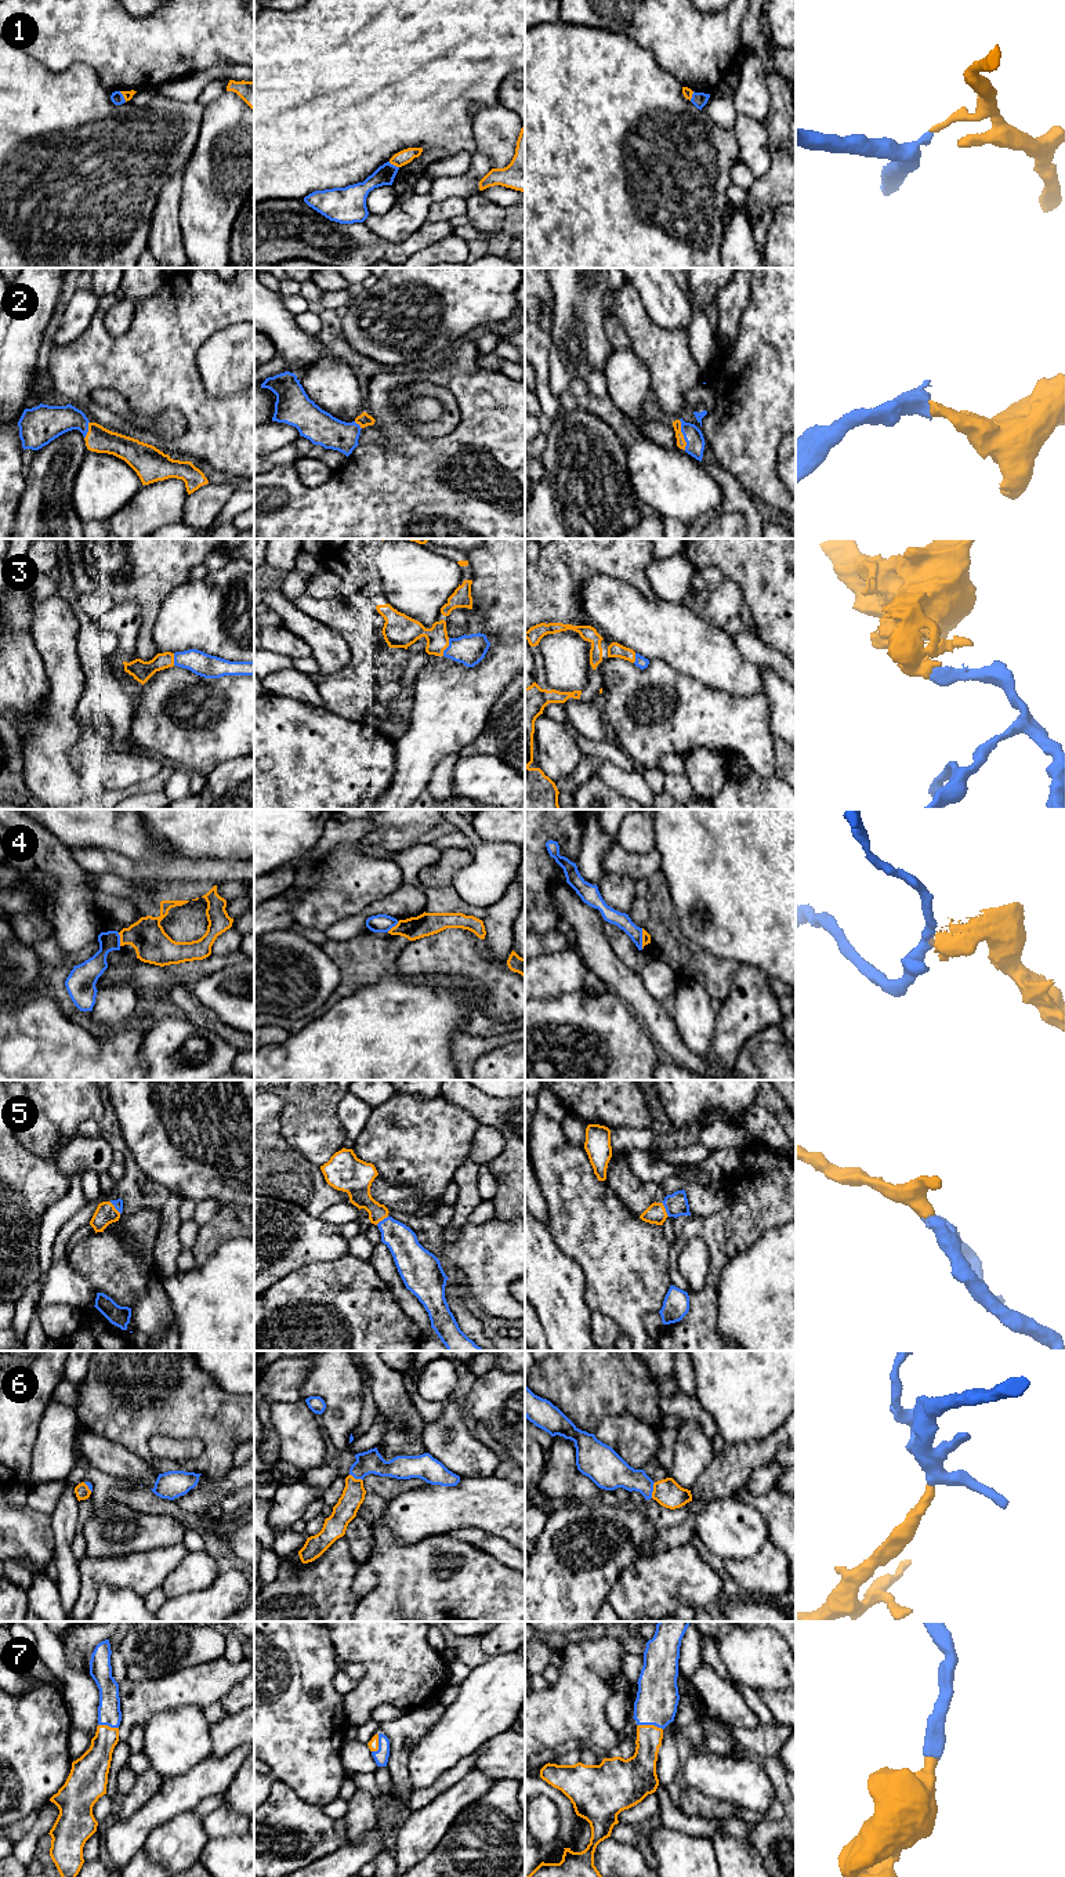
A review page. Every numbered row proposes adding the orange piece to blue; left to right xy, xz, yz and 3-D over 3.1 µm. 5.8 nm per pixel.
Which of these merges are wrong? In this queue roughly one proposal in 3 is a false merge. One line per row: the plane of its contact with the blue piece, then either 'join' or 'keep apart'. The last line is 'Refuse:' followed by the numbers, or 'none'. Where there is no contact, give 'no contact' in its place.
1: xz | keep apart
2: yz | join
3: xz | join
4: xy | keep apart
5: yz | join
6: yz | join
7: yz | join
Refuse: 1, 4

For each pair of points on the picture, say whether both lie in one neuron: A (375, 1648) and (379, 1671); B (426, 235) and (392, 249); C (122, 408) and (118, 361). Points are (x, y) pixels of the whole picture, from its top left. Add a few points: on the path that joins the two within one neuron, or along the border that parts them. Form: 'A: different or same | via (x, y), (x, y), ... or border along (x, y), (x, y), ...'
A: same | via (376, 1653), (379, 1666)
B: same | via (417, 241), (401, 249)
C: different | border along (90, 392), (116, 390), (136, 412), (144, 415)

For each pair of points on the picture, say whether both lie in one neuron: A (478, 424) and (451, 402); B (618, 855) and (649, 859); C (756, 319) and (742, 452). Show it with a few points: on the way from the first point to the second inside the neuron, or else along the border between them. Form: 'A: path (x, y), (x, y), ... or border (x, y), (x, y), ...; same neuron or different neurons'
A: border (439, 384), (459, 409), (459, 421), (444, 437); different neurons
B: path (626, 861), (641, 861); same neuron
C: path (756, 352), (756, 405), (749, 419); same neuron

